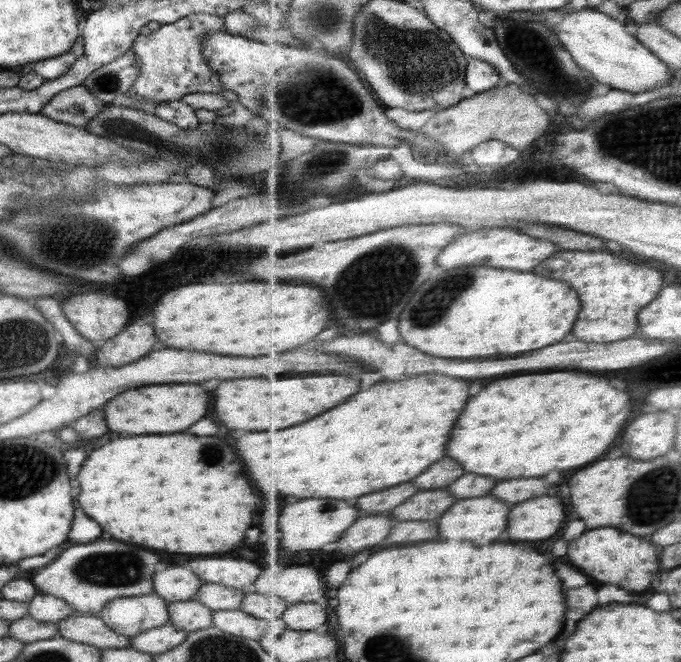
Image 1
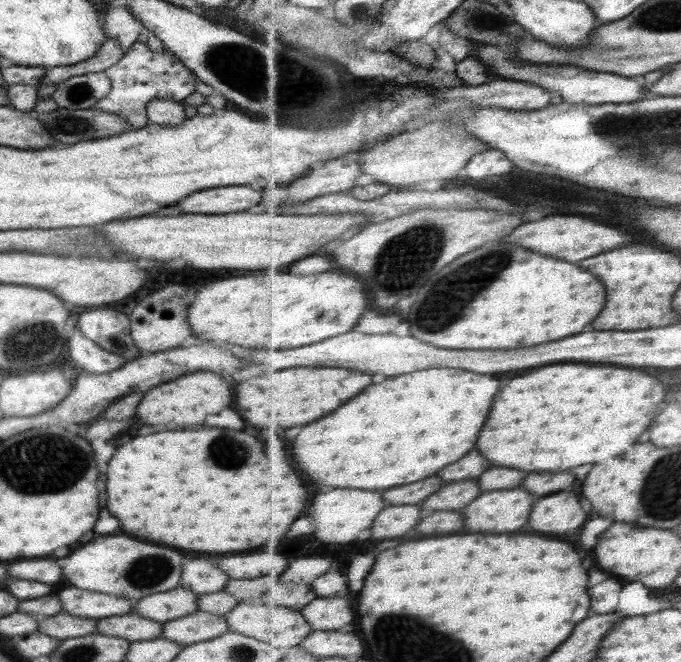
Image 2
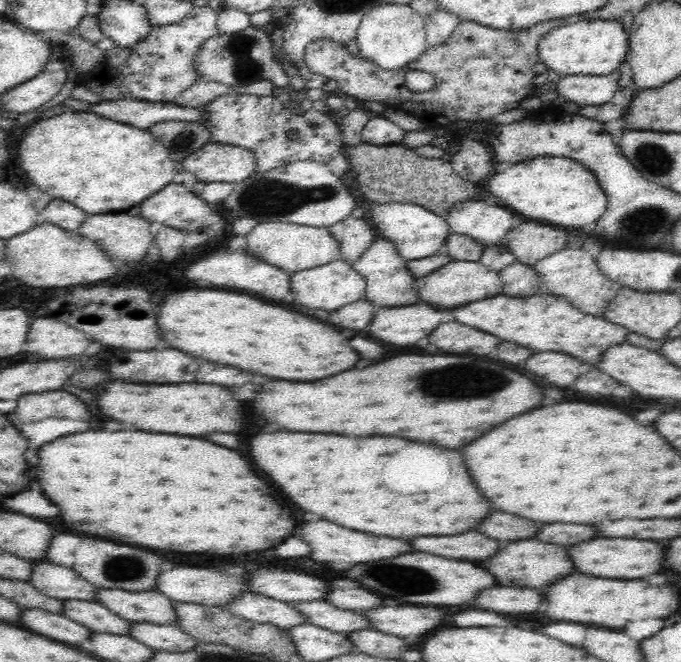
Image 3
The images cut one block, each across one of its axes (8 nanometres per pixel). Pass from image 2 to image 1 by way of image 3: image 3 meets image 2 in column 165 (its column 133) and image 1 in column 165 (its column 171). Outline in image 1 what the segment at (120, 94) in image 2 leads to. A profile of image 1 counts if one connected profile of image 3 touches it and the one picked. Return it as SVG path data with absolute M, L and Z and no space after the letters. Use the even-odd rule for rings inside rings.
M188 14L171 24L161 24L156 32L137 35L131 50L139 71L124 94L131 100L179 101L185 94L219 93L225 88L215 70L203 59L202 38L211 32L224 31L223 16L215 14Z

